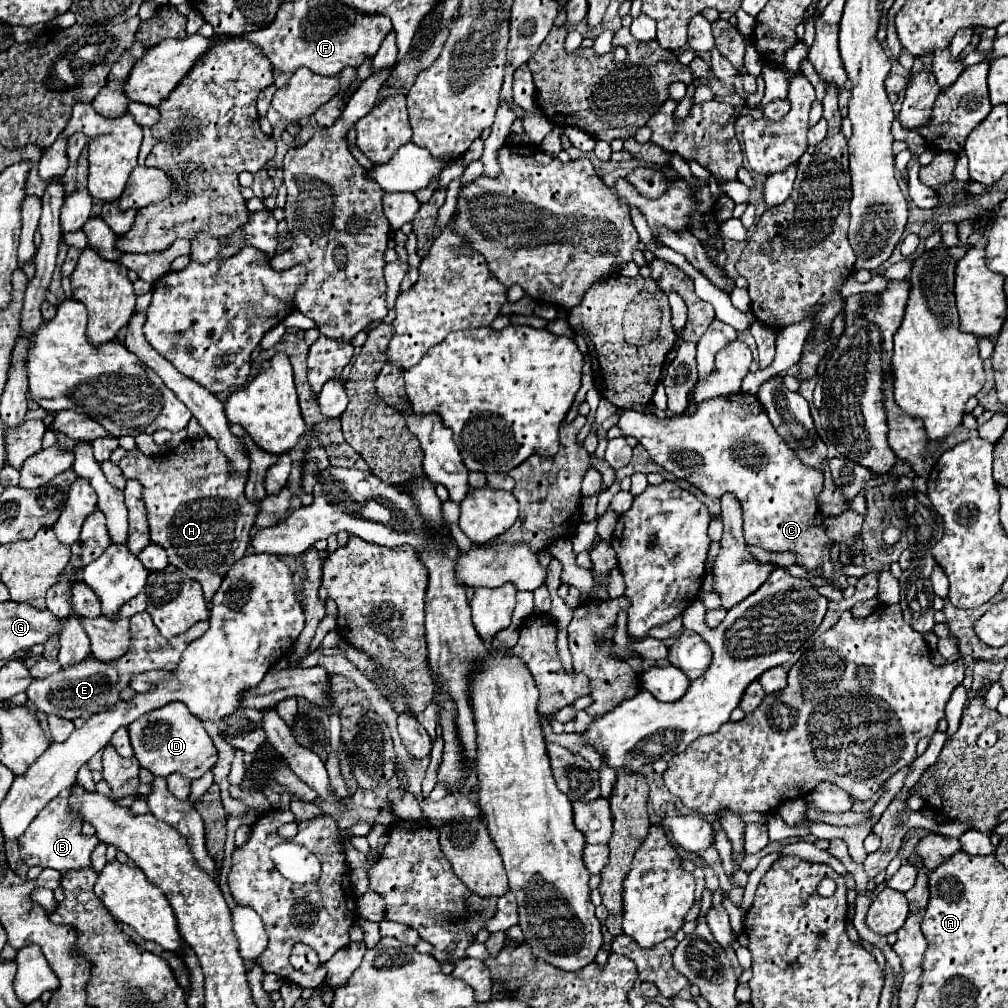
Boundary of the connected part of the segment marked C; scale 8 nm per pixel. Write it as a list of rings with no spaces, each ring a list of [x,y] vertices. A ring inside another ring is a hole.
[[[738,392],[724,398],[710,398],[700,402],[694,414],[676,414],[662,420],[636,410],[624,410],[618,426],[624,436],[634,436],[658,466],[672,472],[676,478],[690,482],[702,494],[710,498],[722,498],[726,492],[734,494],[734,498],[742,504],[744,540],[748,544],[760,546],[768,552],[794,552],[798,566],[808,572],[818,570],[820,576],[832,580],[832,586],[838,590],[848,588],[848,576],[832,566],[830,546],[834,542],[826,534],[826,516],[820,512],[818,496],[824,490],[824,476],[820,470],[804,466],[800,458],[796,458],[794,450],[790,450],[790,446],[776,434],[764,406],[754,394]]]

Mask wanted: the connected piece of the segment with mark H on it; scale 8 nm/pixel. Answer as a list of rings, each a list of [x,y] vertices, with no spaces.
[[[208,436],[200,440],[184,440],[178,448],[164,456],[146,456],[140,450],[132,450],[126,452],[118,466],[120,470],[124,470],[126,480],[132,478],[142,484],[142,498],[148,510],[152,542],[160,544],[166,550],[170,566],[186,572],[192,580],[200,582],[206,604],[210,608],[212,596],[220,588],[224,574],[228,574],[234,562],[244,558],[254,520],[258,516],[260,504],[250,502],[244,494],[246,478],[232,478],[232,474],[228,474],[228,460],[224,458],[224,454],[220,454],[216,442],[212,442],[212,438]]]

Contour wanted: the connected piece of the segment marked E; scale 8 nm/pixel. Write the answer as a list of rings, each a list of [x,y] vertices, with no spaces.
[[[140,612],[140,614],[132,616],[130,630],[132,630],[132,644],[130,644],[128,654],[124,654],[122,658],[118,658],[114,662],[102,662],[90,654],[90,658],[86,658],[84,662],[80,662],[68,670],[60,670],[44,680],[34,680],[26,690],[28,700],[36,706],[36,710],[40,710],[44,714],[56,714],[66,720],[74,720],[74,718],[88,720],[92,714],[116,704],[118,694],[128,686],[128,682],[134,674],[148,672],[148,670],[174,670],[176,664],[180,662],[180,656],[186,650],[186,646],[192,640],[200,638],[208,630],[208,622],[206,620],[196,622],[188,632],[166,640],[156,630],[150,614]]]

